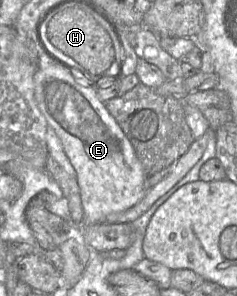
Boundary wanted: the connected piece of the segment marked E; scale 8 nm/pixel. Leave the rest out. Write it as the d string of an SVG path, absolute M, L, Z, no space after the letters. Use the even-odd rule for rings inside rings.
M39 50L39 66L33 78L35 100L48 126L59 137L64 152L75 170L83 209L82 225L104 224L104 219L108 215L133 207L145 195L148 177L136 157L131 142L99 99L96 86L79 84L62 64Z

